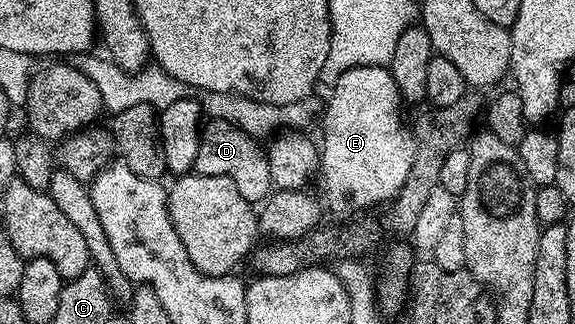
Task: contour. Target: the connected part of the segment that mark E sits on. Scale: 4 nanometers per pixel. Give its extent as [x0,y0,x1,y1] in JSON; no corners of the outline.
[320,66,414,216]

